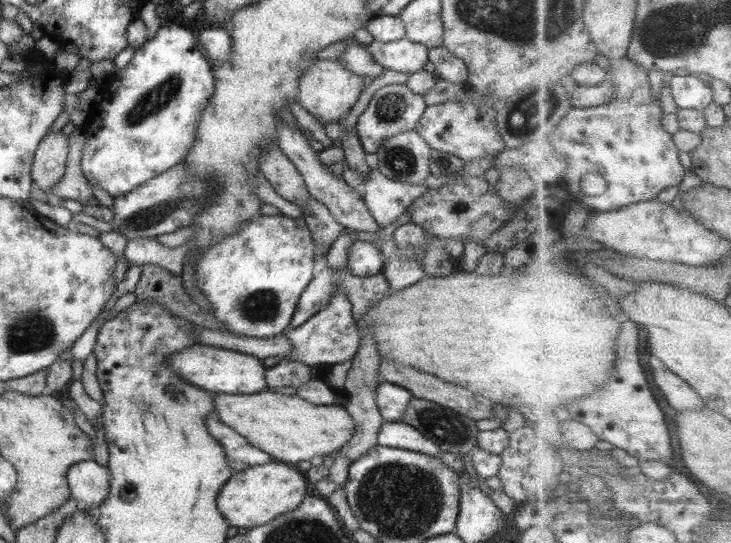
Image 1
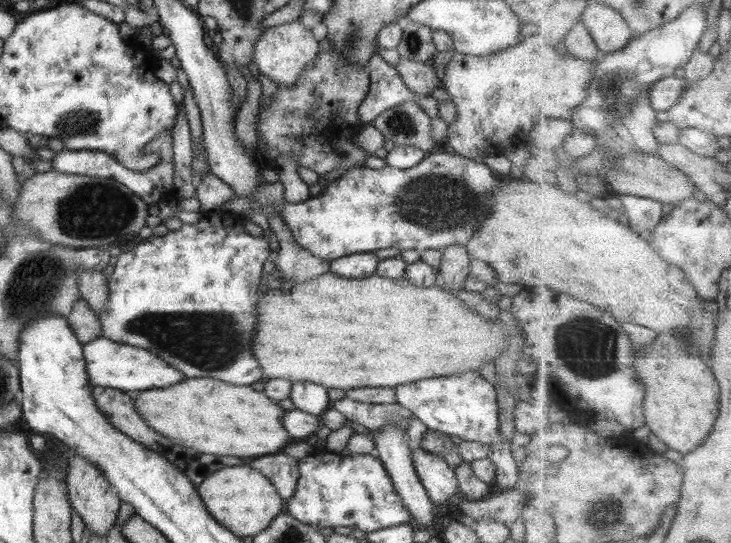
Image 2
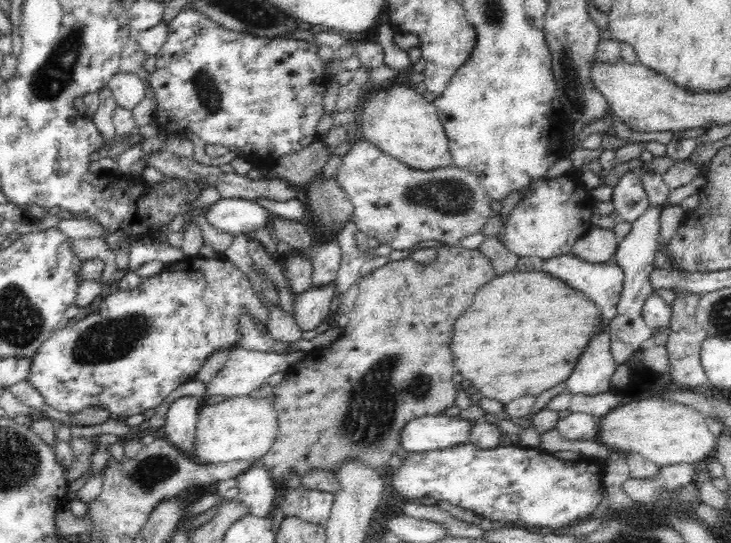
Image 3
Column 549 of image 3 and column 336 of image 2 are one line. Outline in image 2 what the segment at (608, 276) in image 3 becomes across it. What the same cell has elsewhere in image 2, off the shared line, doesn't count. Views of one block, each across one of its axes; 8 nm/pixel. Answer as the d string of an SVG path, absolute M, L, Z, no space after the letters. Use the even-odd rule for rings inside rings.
M373 252L349 254L329 262L329 270L342 278L364 278L377 274L379 258Z

